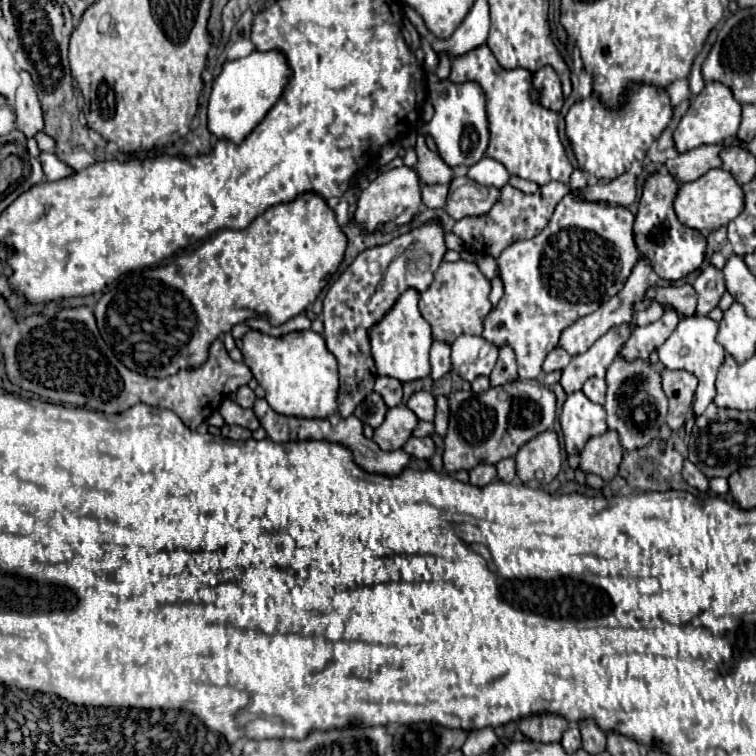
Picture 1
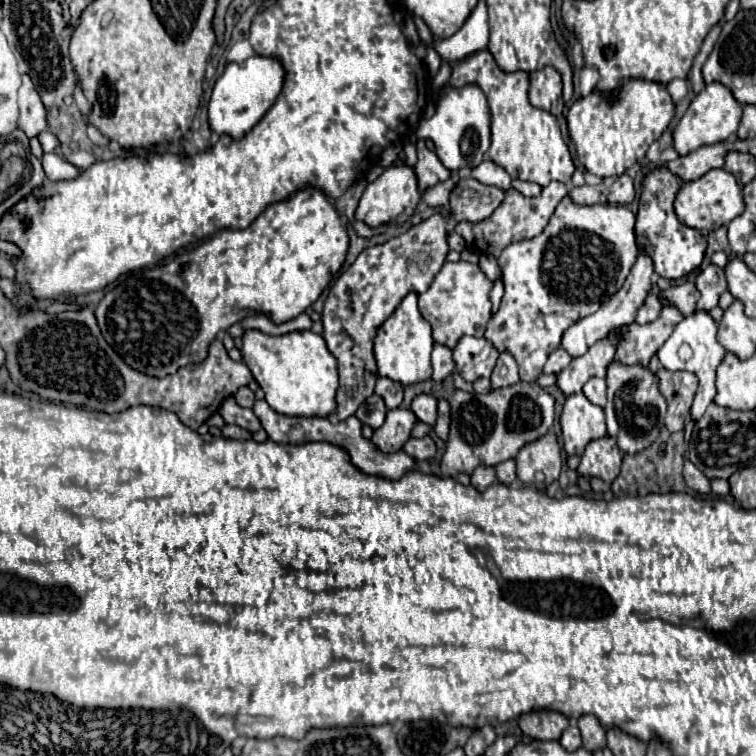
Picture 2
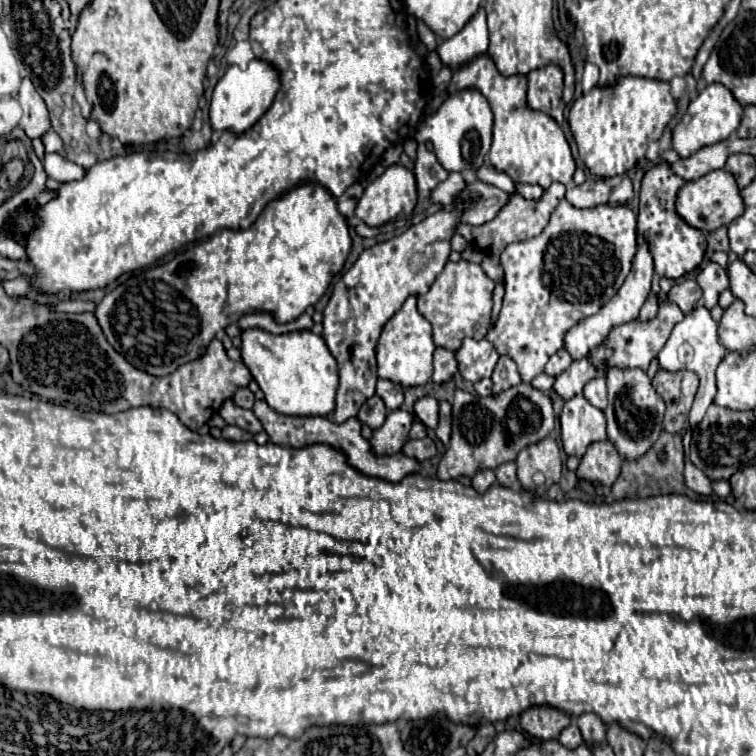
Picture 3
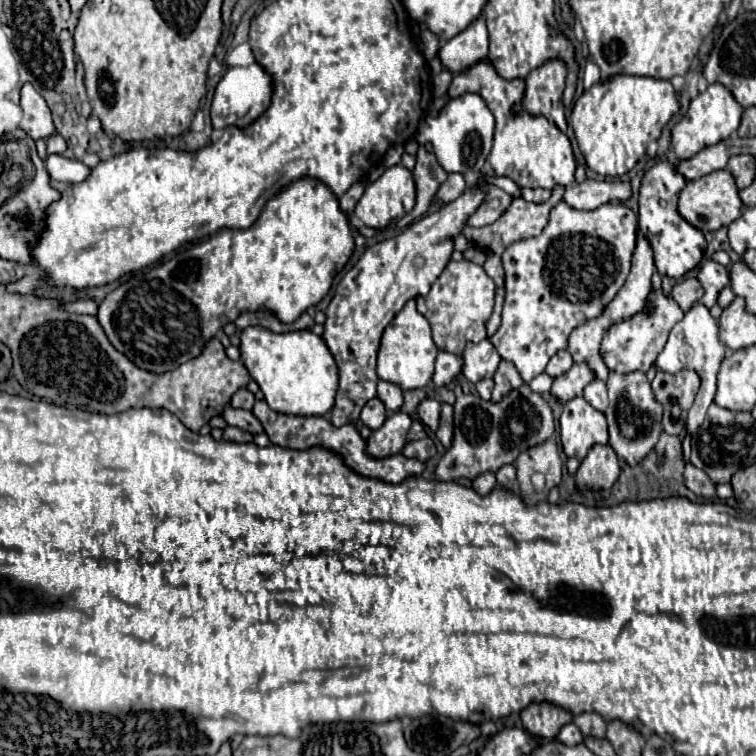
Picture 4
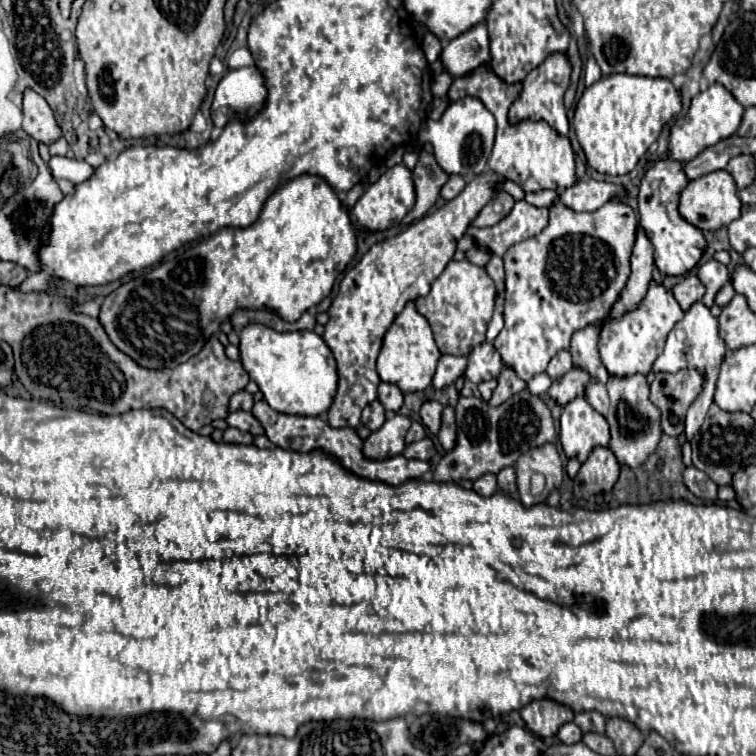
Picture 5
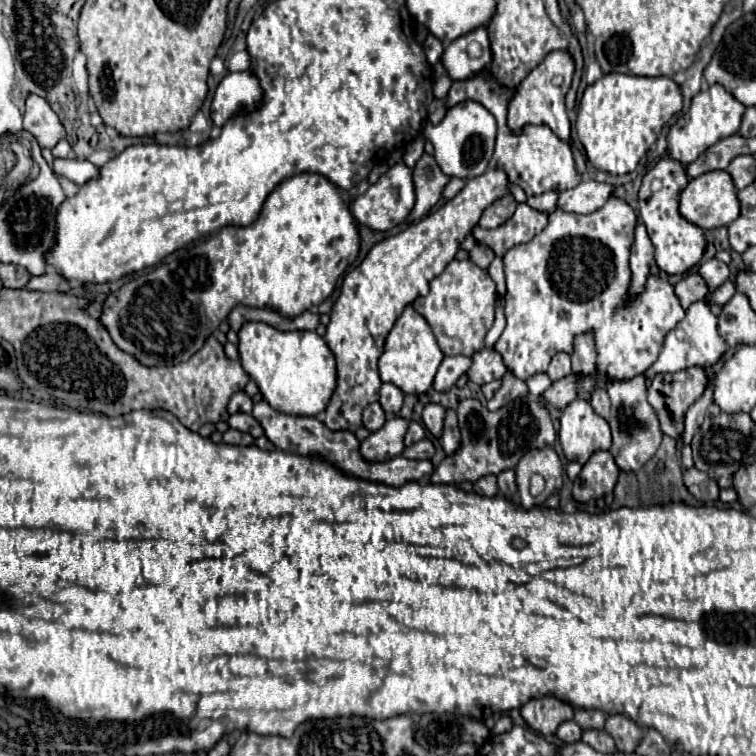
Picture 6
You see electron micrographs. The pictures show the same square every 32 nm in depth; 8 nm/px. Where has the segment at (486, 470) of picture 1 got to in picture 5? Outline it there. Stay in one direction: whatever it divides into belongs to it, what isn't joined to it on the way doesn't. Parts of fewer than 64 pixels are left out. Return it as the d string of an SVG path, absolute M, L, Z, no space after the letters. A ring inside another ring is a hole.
M484 474L480 476L476 482L474 482L474 490L480 494L480 496L492 496L498 486L496 486L496 476L494 474Z

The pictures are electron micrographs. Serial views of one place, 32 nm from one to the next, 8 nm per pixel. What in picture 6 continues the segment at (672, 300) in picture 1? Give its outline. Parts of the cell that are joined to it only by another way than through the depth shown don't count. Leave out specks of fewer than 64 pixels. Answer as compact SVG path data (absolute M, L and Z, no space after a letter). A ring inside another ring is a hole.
M688 274L686 278L682 278L676 286L674 292L682 304L682 308L686 310L692 302L702 300L708 294L708 286L704 284L704 280L700 278L700 274Z

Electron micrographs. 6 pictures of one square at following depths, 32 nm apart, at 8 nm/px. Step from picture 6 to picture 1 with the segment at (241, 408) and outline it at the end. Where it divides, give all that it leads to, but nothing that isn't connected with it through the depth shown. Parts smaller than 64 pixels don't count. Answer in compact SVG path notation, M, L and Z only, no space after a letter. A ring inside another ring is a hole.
M240 386L238 392L236 392L236 402L242 406L242 408L252 408L254 406L254 392L248 388L248 386Z

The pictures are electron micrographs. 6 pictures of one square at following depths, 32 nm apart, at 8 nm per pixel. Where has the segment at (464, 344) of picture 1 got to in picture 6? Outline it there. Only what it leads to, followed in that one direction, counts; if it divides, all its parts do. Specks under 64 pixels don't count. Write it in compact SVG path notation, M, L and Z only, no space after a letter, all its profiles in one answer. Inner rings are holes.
M482 348L480 352L476 352L476 356L472 356L472 366L468 368L466 376L474 382L474 384L486 384L494 380L494 372L492 372L492 358L498 358L498 354L494 352L494 348Z

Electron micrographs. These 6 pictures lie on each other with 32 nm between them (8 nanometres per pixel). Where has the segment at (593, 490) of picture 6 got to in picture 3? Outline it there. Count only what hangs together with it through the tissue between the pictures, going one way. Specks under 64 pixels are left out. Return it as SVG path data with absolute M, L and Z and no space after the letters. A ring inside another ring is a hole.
M610 440L592 442L586 454L582 456L576 474L578 474L578 480L612 486L620 474L620 466L622 466L622 456L616 452Z

